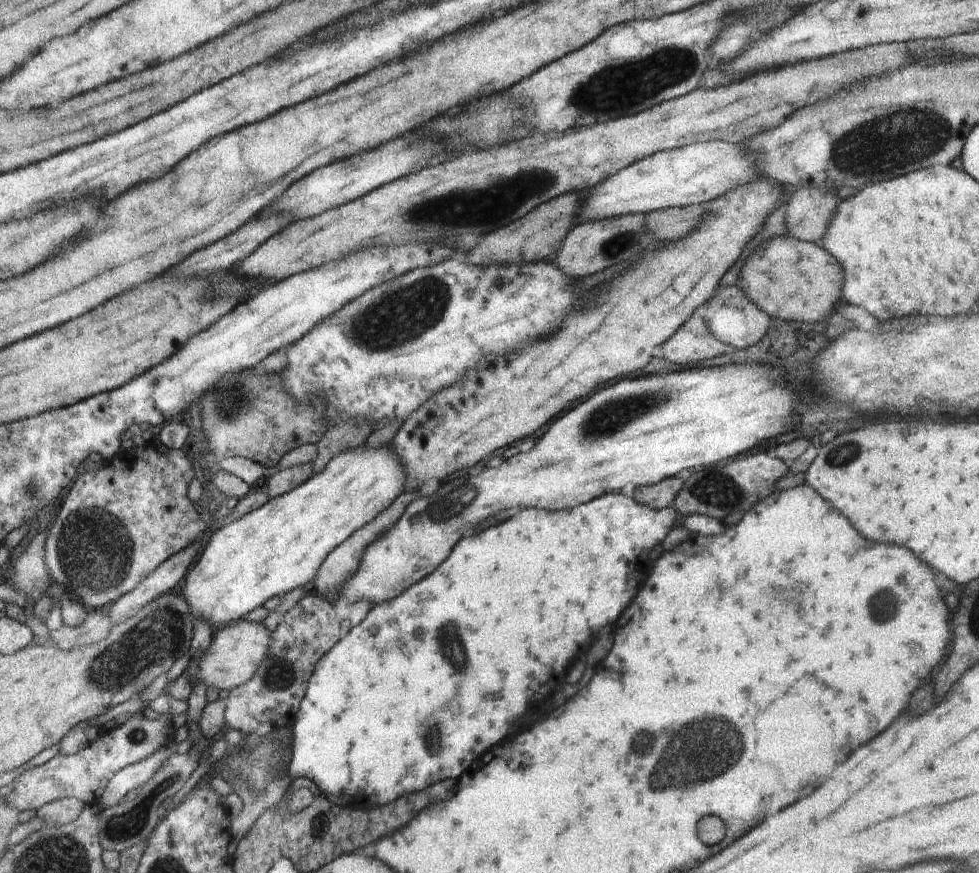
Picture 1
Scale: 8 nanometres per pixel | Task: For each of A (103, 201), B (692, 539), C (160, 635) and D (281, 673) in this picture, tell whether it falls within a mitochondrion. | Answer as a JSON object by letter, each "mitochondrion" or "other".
{"A":"other","B":"other","C":"mitochondrion","D":"mitochondrion"}

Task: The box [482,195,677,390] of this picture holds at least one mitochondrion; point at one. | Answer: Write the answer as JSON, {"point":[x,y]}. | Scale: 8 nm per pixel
{"point":[621,242]}

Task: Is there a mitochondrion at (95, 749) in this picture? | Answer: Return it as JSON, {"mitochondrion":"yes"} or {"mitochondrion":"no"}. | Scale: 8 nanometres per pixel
{"mitochondrion":"no"}

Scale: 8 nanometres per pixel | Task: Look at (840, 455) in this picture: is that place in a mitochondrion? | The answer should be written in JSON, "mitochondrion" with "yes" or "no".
{"mitochondrion":"yes"}

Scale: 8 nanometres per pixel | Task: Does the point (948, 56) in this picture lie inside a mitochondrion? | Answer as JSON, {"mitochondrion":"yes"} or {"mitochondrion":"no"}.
{"mitochondrion":"no"}

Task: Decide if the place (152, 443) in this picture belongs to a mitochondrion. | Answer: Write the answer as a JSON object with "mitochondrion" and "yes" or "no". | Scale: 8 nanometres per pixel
{"mitochondrion":"no"}

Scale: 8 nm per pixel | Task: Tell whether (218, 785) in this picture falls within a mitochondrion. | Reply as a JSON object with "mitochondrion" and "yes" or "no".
{"mitochondrion":"no"}

